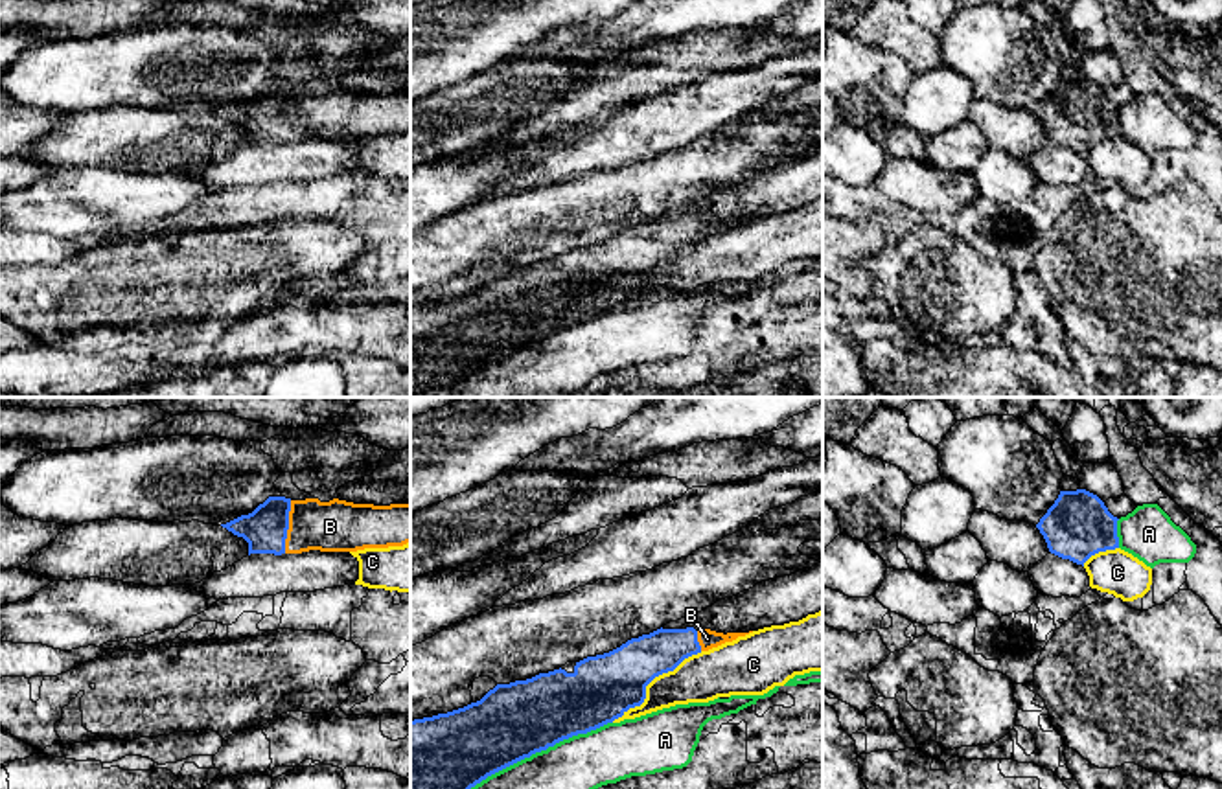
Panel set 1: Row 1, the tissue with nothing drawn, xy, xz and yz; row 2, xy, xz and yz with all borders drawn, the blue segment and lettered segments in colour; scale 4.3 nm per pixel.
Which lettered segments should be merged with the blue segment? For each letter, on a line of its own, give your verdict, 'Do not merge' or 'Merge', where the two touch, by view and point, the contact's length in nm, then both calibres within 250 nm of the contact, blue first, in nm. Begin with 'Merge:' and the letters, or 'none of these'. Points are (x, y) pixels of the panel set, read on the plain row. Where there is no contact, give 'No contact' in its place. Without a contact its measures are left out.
Merge: B
A: Do not merge. Touches blue at xz (523, 346). Shared border 850 nm. Thickness 340 nm (blue) against 320 nm
B: Merge. Touches blue at xy (288, 114). Shared border 240 nm. Thickness 190 nm (blue) against 220 nm
C: Do not merge. Touches blue at xz (650, 269). Shared border 500 nm. Thickness 280 nm (blue) against 220 nm

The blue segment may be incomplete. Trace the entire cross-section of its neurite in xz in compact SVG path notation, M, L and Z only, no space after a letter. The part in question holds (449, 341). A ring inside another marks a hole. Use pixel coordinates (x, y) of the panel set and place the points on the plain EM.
M657 217L620 235L576 250L574 259L554 257L526 269L497 272L480 289L464 296L410 309L410 397L440 397L458 390L488 364L547 338L578 322L622 305L646 287L646 274L674 259L685 246L749 221L710 217Z

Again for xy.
M269 85L252 101L221 114L248 131L248 143L357 140L410 131L410 92Z

